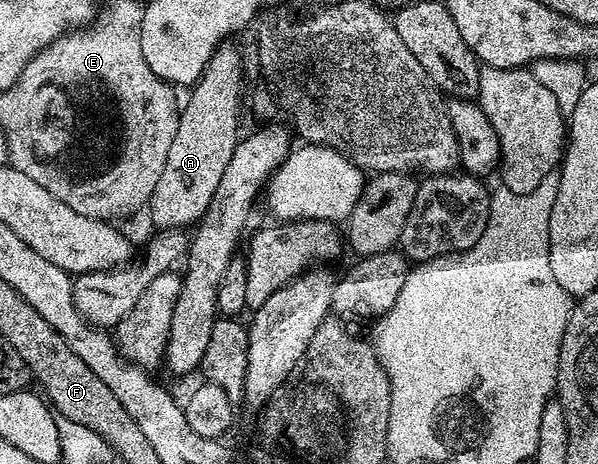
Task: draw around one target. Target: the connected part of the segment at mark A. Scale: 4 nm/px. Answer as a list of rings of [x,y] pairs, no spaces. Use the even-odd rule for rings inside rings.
[[[223,42],[206,63],[201,78],[189,89],[190,101],[181,105],[176,138],[168,149],[164,171],[150,195],[148,213],[160,230],[184,230],[201,221],[217,183],[240,139],[238,107],[243,107],[242,56],[231,42]]]

